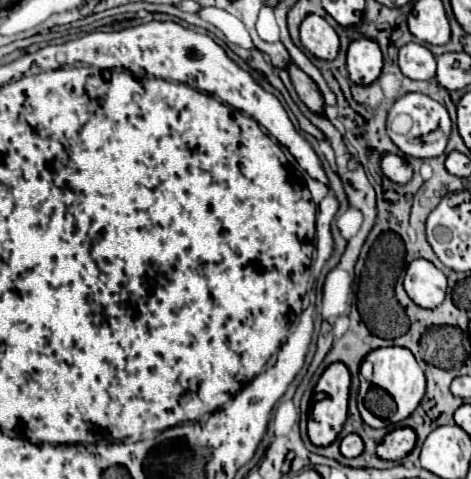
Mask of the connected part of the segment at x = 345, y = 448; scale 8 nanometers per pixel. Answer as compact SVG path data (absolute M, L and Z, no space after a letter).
M346 435L344 439L342 439L342 443L340 443L340 451L342 451L342 455L344 457L358 457L360 453L362 453L362 449L364 449L364 443L362 443L362 439L358 437L358 435Z

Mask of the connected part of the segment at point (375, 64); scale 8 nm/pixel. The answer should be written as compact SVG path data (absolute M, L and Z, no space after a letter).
M358 39L348 47L348 73L354 85L370 85L382 73L382 51L376 41Z

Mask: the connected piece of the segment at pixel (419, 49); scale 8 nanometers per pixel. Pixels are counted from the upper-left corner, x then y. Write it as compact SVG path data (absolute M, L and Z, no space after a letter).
M408 43L398 55L400 71L410 79L432 79L436 75L436 57L420 43Z

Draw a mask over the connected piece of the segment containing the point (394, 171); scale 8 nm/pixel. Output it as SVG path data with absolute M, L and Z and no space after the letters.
M400 155L382 157L382 171L390 181L400 183L400 185L406 185L412 179L412 167Z

